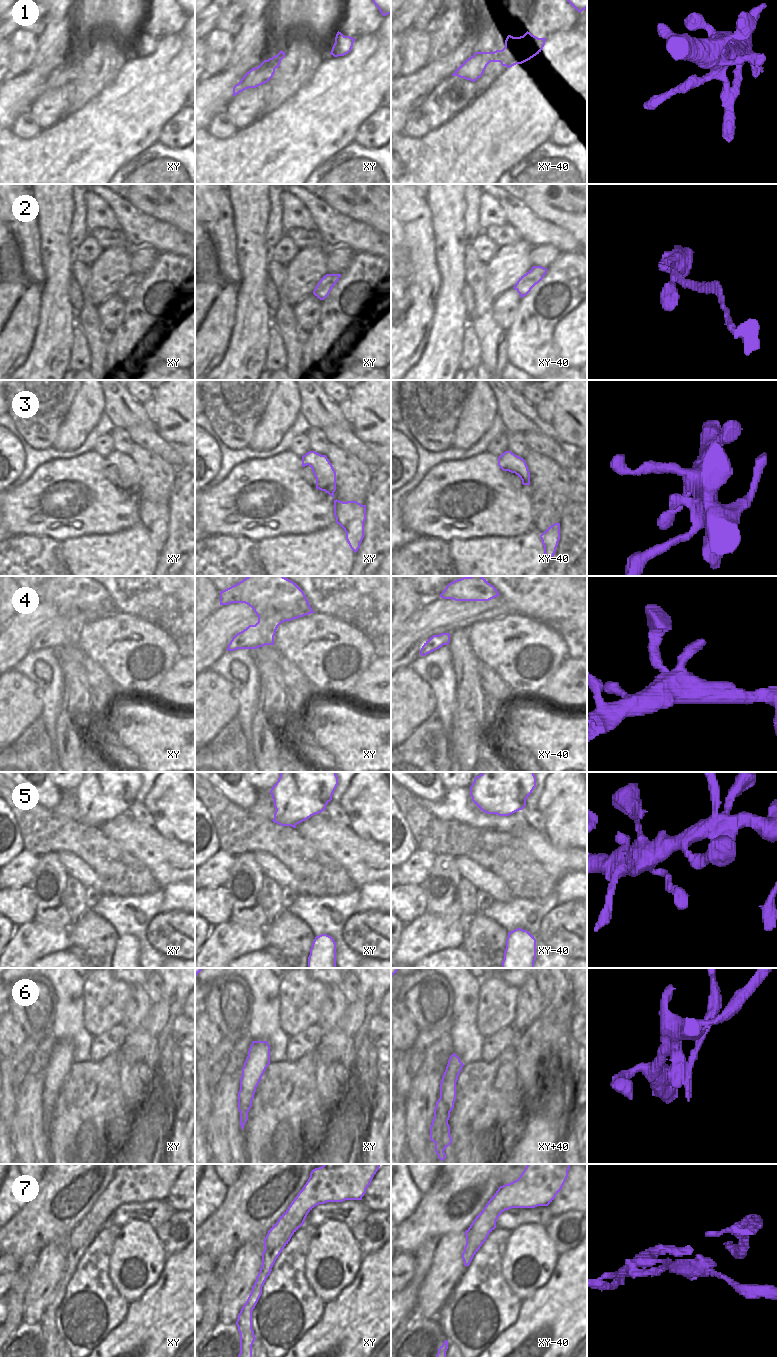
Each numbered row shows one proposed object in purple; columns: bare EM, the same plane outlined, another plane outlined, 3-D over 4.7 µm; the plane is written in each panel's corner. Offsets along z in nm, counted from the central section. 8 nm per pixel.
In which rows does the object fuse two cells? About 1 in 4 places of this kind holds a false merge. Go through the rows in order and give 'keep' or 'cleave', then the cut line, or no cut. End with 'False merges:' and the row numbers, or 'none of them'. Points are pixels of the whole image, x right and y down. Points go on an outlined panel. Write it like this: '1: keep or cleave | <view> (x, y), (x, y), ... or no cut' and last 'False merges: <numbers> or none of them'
1: keep | no cut
2: keep | no cut
3: keep | no cut
4: keep | no cut
5: keep | no cut
6: cleave | xy+40 (454, 1056), (446, 1078), (441, 1083)
7: cleave | xy (270, 1268), (260, 1285), (260, 1295), (254, 1305)
False merges: 6, 7

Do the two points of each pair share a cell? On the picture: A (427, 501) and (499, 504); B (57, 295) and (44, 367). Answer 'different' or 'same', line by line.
A: same
B: same

